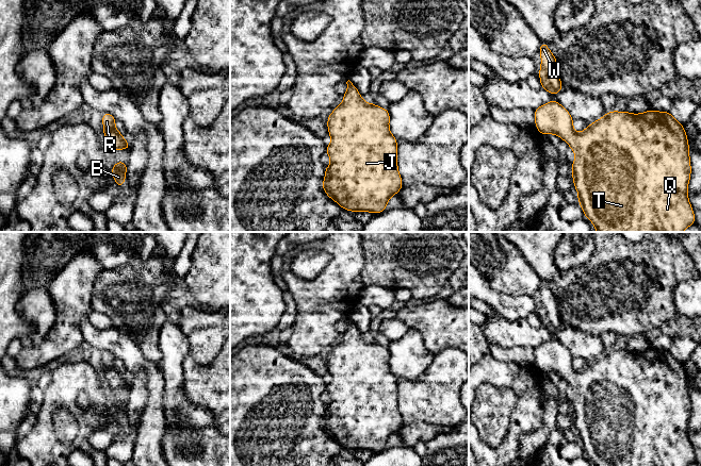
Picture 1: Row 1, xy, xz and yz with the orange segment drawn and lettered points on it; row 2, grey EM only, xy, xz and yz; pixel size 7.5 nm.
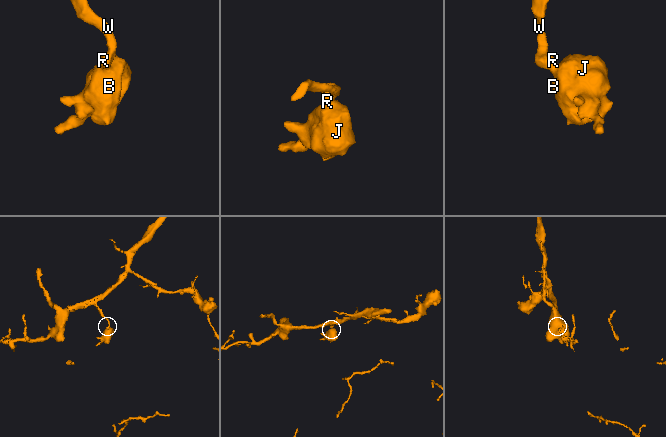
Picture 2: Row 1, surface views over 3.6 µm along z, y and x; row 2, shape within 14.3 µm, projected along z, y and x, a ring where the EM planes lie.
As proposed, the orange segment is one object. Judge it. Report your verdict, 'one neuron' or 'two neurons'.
one neuron

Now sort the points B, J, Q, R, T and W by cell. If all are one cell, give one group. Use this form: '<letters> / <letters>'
B J Q R T W

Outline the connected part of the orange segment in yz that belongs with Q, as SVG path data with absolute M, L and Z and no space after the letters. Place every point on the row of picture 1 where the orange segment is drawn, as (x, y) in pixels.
M555 99L536 109L534 111L534 116L535 126L540 134L556 134L563 140L567 142L569 147L574 151L575 160L571 165L571 169L573 185L578 193L577 201L583 207L584 216L586 216L592 222L597 229L597 232L683 232L685 229L696 222L695 213L687 196L687 188L691 173L689 144L684 126L676 121L670 112L656 112L653 109L641 114L631 114L626 111L610 111L577 134L573 130L574 119L571 117L569 112Z

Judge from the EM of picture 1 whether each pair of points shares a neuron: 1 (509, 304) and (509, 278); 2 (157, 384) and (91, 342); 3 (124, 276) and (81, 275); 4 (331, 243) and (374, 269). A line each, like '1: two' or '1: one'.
1: two
2: one
3: two
4: two

